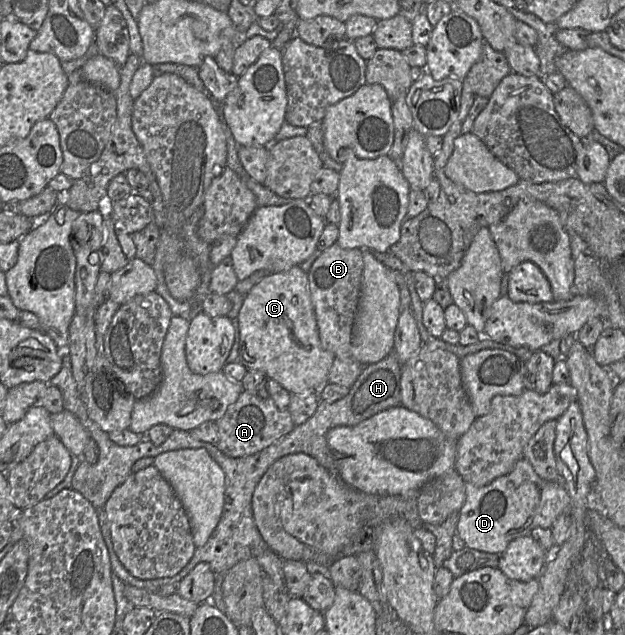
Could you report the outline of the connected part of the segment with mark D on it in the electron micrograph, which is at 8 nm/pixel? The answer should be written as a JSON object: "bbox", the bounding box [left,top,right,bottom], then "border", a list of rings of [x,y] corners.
{"bbox":[457,457,571,555],"border":[[[521,457],[513,470],[484,487],[466,483],[466,499],[459,512],[457,534],[469,548],[501,555],[513,540],[537,528],[551,528],[561,514],[570,514],[571,500],[562,483],[542,479]]]}

